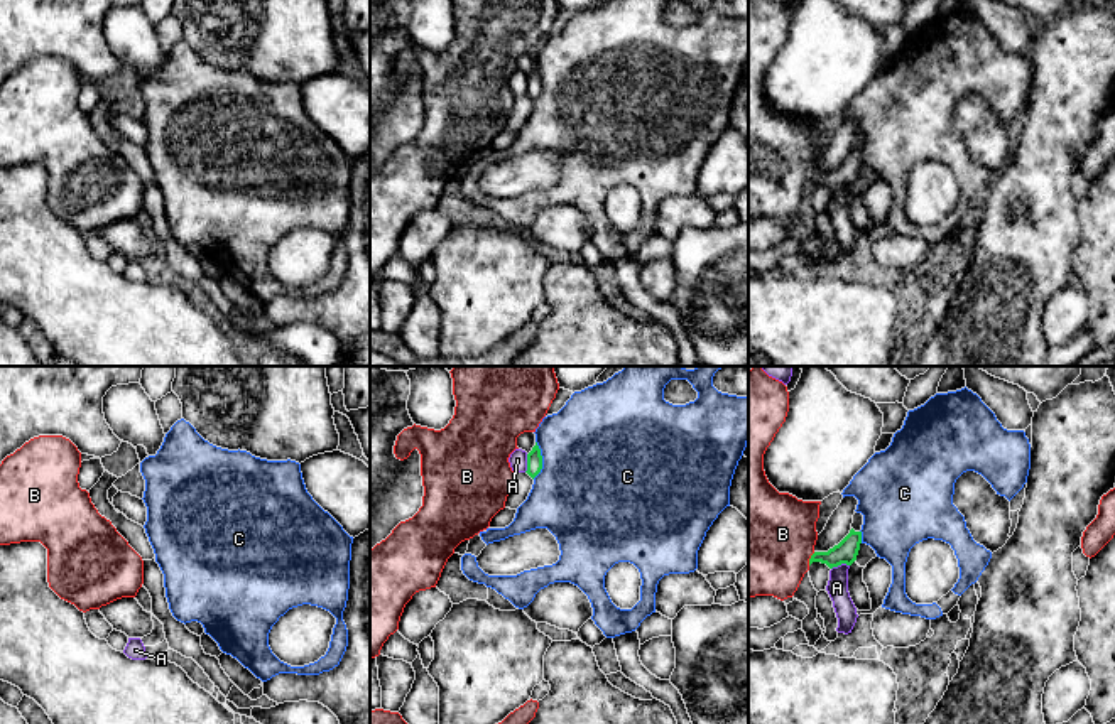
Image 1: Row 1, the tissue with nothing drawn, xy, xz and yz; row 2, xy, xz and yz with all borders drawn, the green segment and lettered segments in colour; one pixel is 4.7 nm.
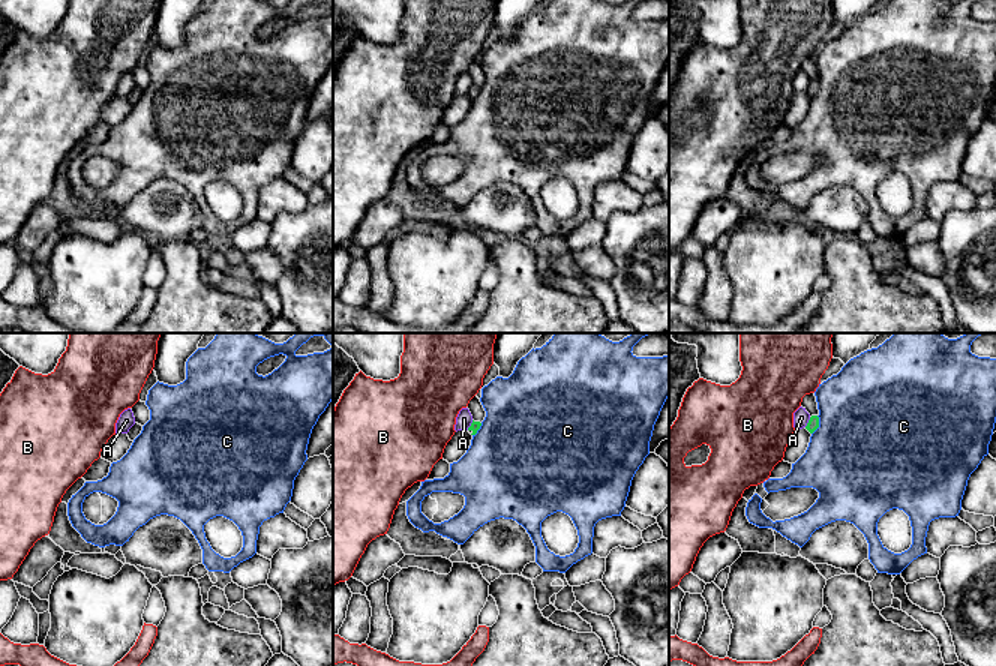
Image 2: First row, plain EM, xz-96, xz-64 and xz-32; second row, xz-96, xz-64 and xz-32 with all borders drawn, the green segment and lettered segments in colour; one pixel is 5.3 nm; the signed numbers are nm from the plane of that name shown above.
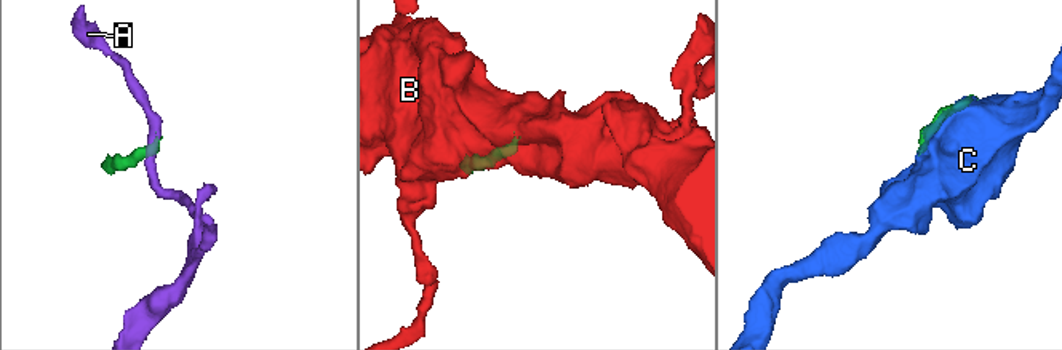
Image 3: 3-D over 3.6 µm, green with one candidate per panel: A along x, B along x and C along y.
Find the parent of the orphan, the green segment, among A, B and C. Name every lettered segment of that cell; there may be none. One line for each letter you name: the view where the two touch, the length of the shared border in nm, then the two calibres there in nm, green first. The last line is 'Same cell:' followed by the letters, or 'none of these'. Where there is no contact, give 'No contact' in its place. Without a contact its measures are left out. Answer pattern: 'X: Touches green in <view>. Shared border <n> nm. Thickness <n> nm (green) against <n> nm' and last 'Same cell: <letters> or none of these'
Same cell: none of these

